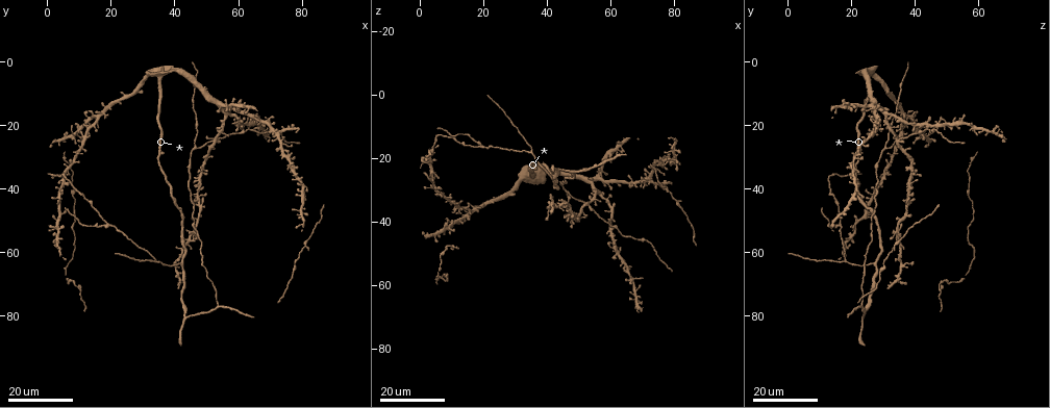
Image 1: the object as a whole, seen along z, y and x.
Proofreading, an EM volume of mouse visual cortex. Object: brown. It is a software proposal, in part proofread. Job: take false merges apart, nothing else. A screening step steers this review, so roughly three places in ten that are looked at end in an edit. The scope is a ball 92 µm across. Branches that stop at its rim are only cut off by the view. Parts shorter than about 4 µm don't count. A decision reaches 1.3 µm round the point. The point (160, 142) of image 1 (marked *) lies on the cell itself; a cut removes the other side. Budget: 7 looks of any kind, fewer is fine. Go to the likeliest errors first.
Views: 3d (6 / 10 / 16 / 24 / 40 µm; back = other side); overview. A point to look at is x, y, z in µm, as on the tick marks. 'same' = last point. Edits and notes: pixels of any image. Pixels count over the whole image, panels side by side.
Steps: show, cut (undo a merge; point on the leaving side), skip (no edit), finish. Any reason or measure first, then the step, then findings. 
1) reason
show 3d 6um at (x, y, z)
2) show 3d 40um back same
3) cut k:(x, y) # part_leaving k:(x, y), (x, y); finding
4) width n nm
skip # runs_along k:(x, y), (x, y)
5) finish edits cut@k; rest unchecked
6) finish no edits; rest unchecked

three-way junction
show 3d 16um at (53.0, 24.5, 34.5)

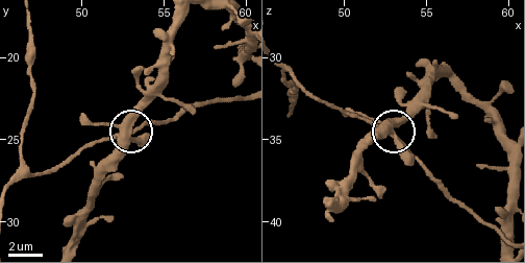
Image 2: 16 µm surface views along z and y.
show 3d 6um at (53.2, 24.7, 35.0)

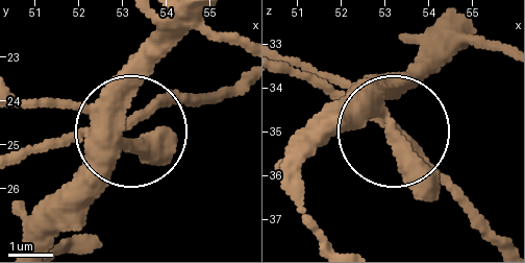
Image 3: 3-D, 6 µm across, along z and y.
arms 3
skip # one cell here

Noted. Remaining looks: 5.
three arms meet
show 3d 16um at (19.5, 51.5, 16.0)

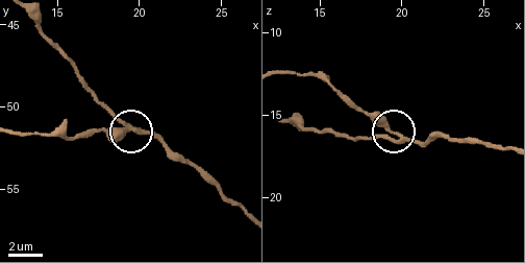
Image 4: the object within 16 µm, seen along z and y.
zoom in
show 3d 6um at (18.9, 51.5, 15.8)

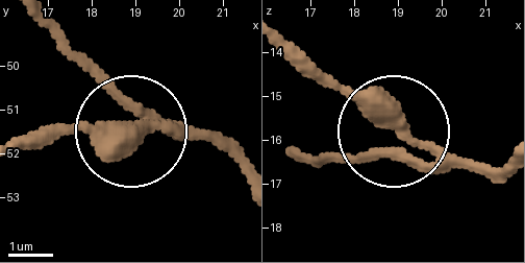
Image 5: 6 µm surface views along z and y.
width 320 nm
skip # runs_along 5:(245, 168), (189, 135), (47, 135); continuous, no second cell

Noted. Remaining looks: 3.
three-way junction
show 3d 16um at (46.5, 26.0, 31.0)

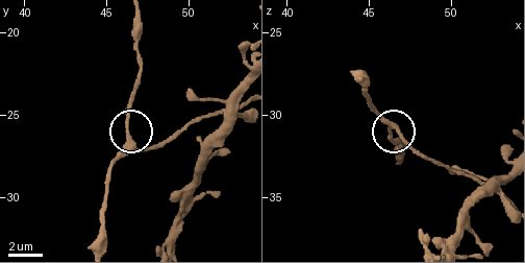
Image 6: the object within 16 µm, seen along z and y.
closer look
show 3d 10um at (46.4, 26.7, 30.7)

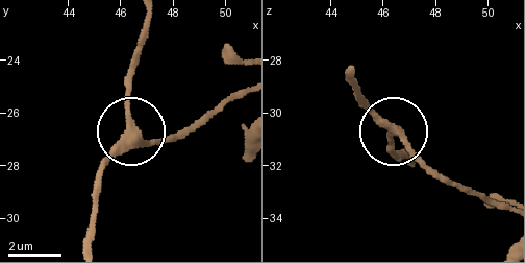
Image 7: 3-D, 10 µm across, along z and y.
side_arm 31 um
skip # runs_along 7:(244, 92), (170, 135), (143, 139), (129, 125), (129, 67); continuous, no second cell

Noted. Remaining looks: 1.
finish no edits; rest unchecked

